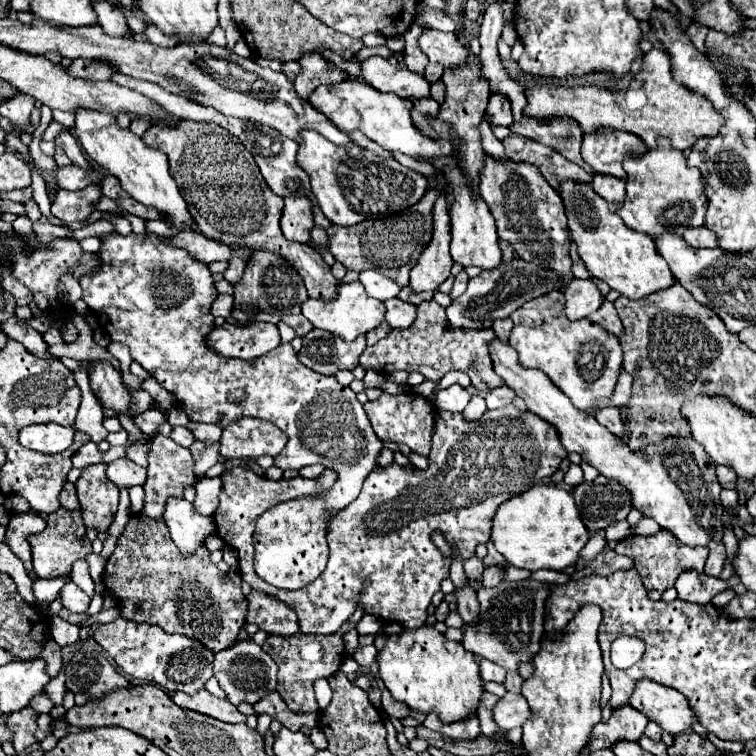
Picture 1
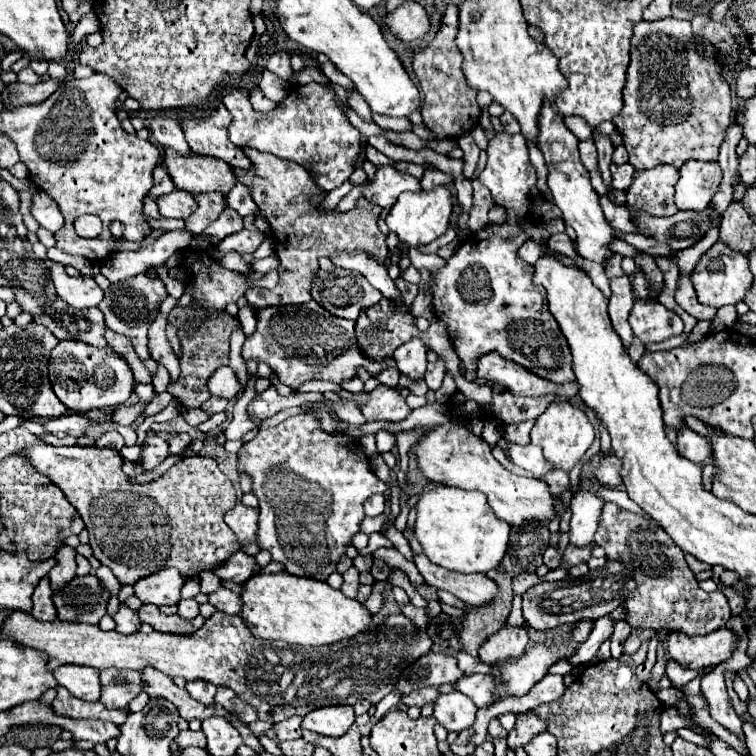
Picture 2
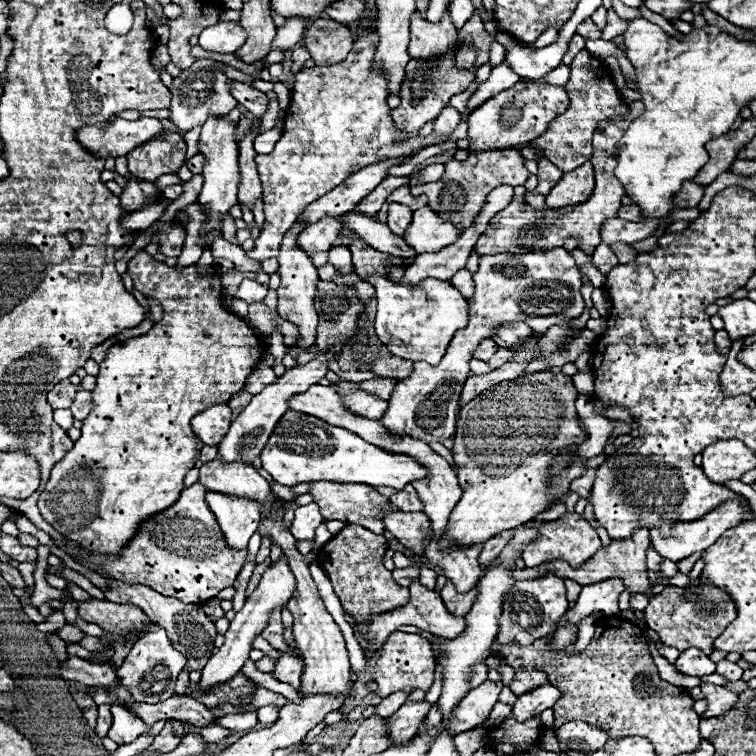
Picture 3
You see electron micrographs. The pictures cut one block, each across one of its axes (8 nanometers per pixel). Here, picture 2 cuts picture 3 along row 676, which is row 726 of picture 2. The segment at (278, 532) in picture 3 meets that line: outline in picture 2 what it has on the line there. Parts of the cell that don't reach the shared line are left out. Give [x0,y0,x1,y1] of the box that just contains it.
[302,706,354,736]

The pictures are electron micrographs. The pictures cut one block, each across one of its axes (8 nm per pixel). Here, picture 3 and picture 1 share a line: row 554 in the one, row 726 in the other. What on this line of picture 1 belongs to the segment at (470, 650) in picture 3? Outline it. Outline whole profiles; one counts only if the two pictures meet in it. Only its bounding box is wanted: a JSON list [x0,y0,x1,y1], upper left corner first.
[492,692,532,730]

